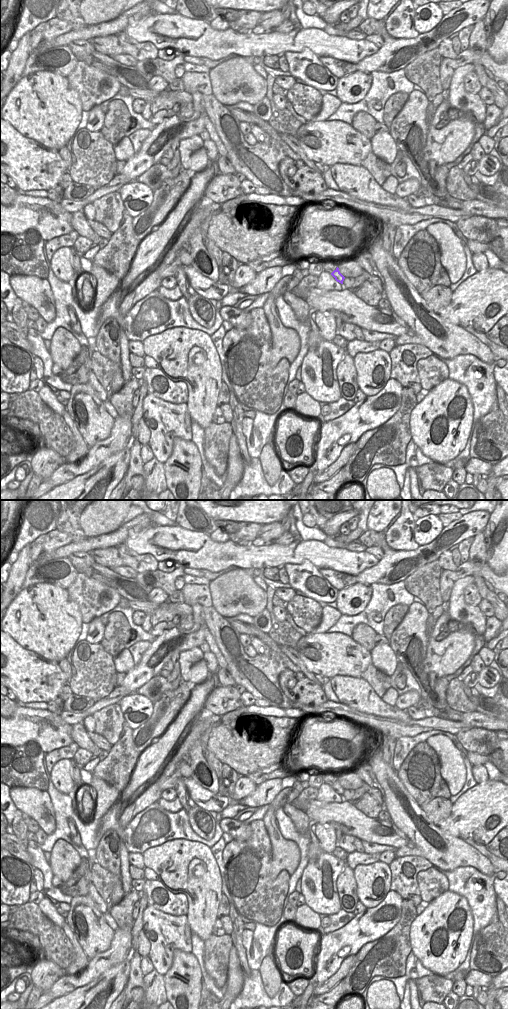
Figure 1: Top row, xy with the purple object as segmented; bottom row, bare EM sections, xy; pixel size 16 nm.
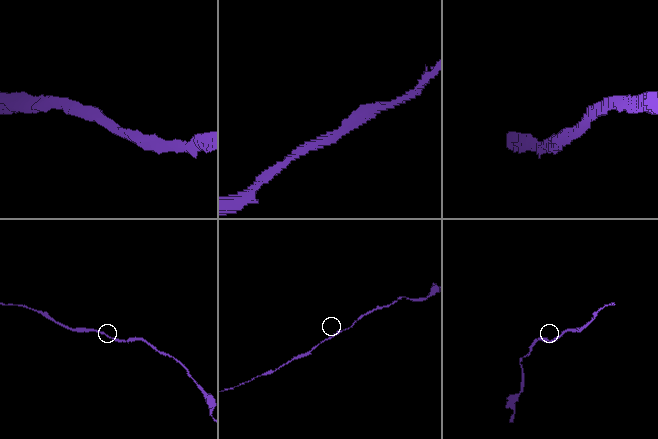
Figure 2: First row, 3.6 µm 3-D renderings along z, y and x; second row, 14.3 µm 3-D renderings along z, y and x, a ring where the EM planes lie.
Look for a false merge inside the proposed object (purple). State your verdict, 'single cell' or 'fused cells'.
single cell

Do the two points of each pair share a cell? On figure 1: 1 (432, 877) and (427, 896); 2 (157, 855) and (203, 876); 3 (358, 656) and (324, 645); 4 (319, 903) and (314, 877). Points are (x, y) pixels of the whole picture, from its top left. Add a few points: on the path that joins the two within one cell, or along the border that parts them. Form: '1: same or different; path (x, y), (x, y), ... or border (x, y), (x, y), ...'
1: same; path (431, 882), (429, 891)
2: same; path (170, 856), (186, 872), (187, 878), (190, 878)
3: same; path (350, 657), (332, 653)
4: same; path (319, 897), (318, 883)

